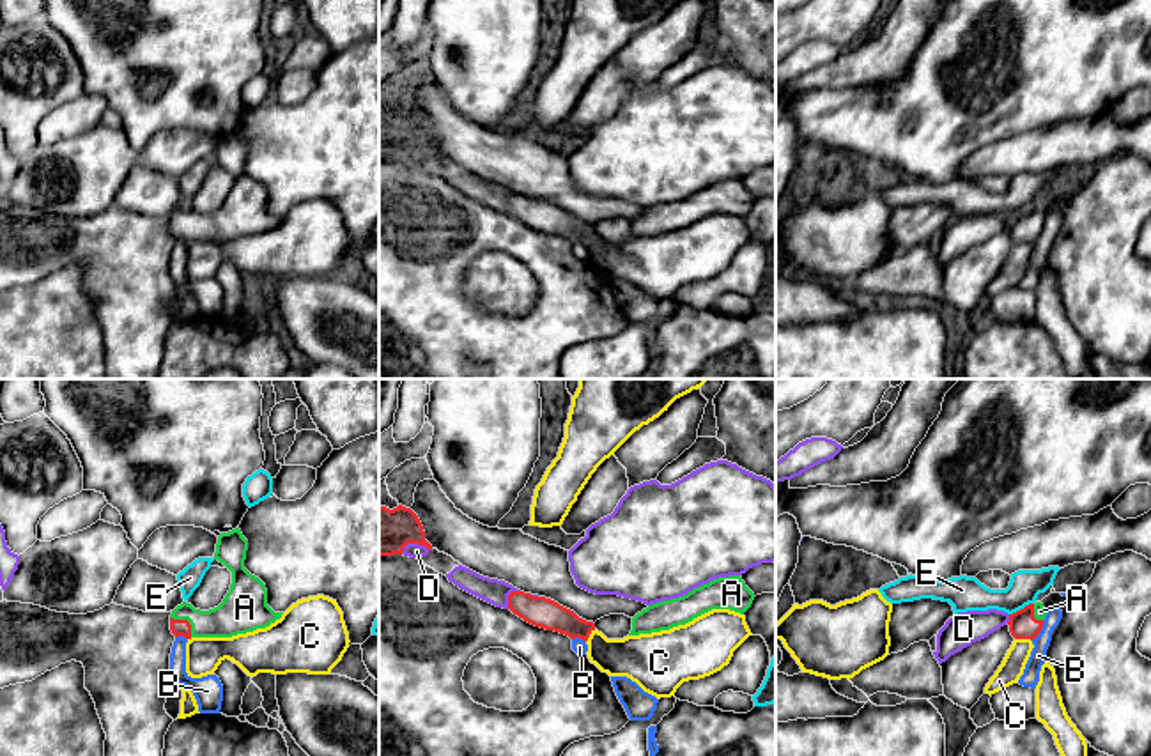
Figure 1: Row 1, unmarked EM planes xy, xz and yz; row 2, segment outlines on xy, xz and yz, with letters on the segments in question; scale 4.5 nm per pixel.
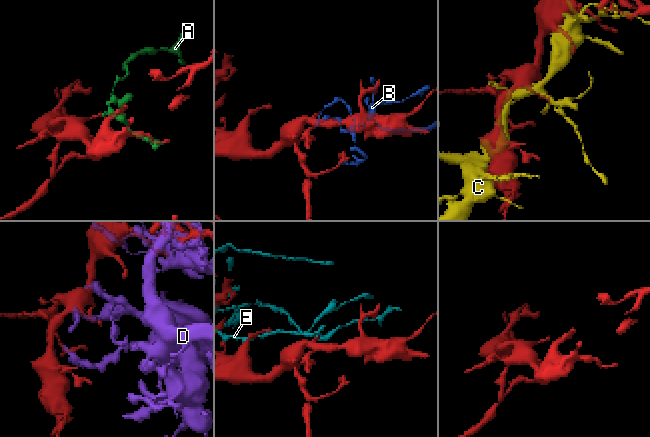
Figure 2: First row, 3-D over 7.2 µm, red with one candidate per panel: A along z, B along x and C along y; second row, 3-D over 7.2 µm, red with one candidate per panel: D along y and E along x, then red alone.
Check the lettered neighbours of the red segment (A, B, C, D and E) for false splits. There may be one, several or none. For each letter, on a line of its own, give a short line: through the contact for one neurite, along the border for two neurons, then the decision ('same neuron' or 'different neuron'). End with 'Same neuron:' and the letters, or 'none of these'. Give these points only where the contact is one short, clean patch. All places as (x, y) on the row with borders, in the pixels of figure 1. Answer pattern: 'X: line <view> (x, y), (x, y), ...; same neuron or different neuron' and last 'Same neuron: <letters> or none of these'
A: line xy (179, 627), (186, 620), (227, 620), (239, 613); same neuron
B: line yz (1043, 620), (1042, 631), (1031, 640); different neuron
C: different neuron
D: different neuron
E: different neuron
Same neuron: A

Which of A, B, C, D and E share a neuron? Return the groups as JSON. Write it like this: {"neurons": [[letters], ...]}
{"neurons": [["A"], ["B"], ["C"], ["D"], ["E"]]}

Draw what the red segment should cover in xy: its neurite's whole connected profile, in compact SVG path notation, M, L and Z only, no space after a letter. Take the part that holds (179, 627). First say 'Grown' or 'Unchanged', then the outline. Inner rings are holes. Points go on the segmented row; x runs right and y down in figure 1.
Grown. M236 528L218 536L214 559L232 572L232 584L223 602L209 611L182 602L170 614L170 630L175 637L232 637L266 629L283 613L267 606L266 584L244 568L248 540Z

